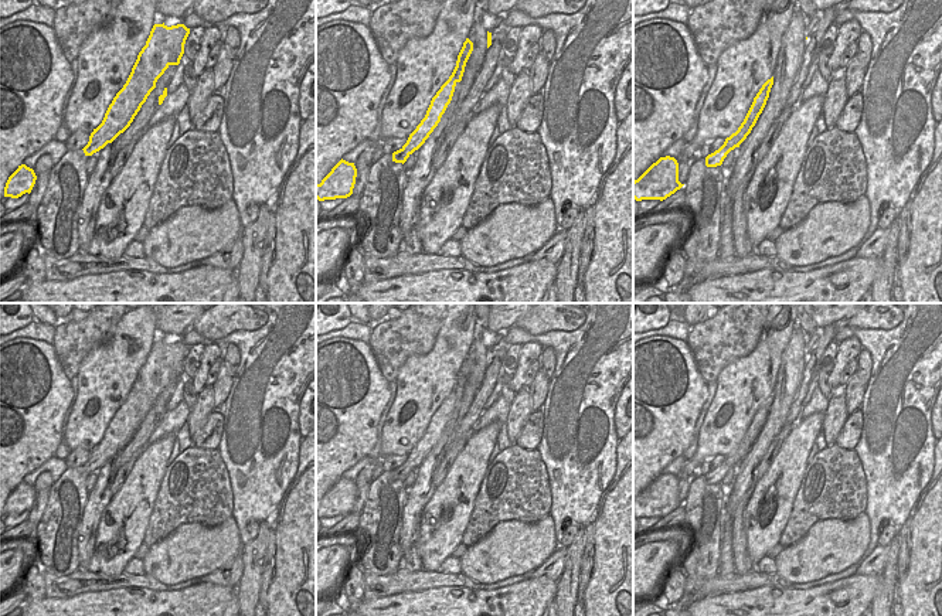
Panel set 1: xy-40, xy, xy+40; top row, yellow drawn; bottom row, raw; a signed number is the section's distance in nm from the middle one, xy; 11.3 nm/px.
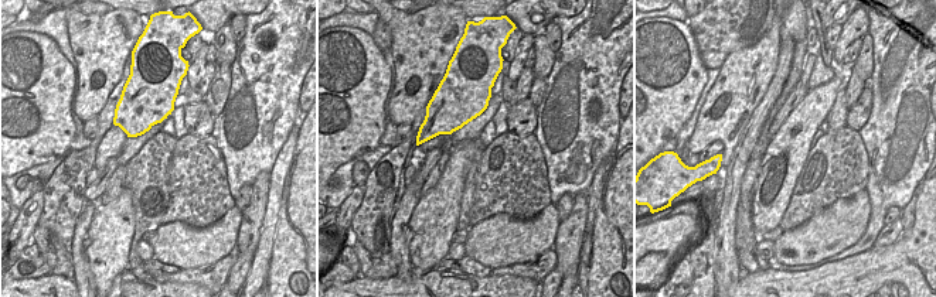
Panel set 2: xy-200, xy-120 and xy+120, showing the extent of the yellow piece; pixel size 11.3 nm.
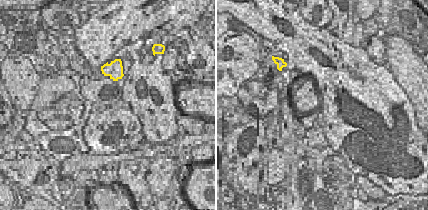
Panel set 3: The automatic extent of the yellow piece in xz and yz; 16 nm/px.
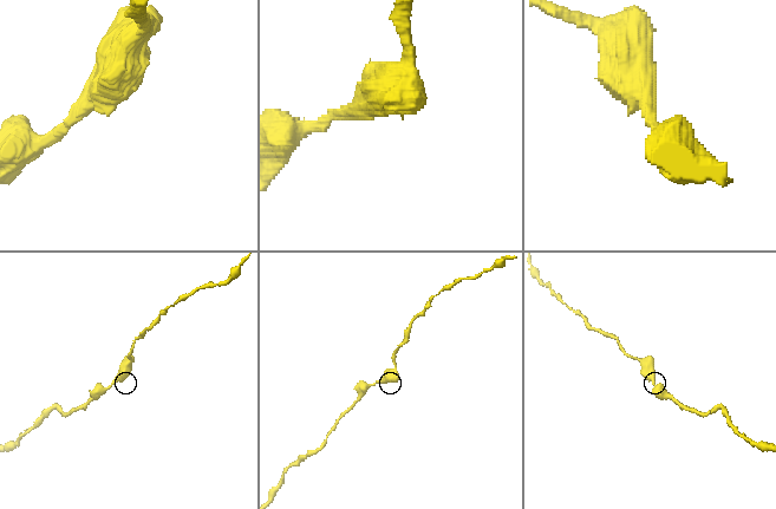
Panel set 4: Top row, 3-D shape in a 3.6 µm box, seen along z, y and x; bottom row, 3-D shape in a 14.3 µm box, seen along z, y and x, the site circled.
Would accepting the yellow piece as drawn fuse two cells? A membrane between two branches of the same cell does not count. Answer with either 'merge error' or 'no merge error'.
no merge error

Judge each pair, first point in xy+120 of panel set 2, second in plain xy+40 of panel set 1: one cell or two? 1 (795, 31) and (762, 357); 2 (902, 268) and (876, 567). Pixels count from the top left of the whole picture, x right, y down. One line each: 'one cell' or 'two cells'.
1: two cells
2: two cells

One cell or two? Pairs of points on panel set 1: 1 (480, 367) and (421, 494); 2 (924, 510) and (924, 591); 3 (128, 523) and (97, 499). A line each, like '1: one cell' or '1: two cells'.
1: one cell
2: one cell
3: two cells

